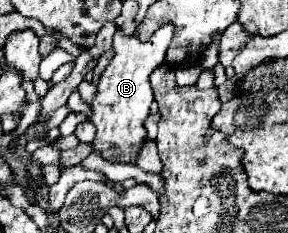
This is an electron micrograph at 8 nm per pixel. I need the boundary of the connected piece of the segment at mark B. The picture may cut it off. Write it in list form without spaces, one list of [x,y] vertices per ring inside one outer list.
[[[161,27],[145,43],[135,39],[135,35],[123,35],[121,31],[115,33],[113,37],[115,57],[111,59],[105,73],[101,75],[97,85],[97,95],[89,103],[91,105],[89,121],[97,129],[97,135],[93,139],[93,151],[97,151],[105,161],[129,163],[129,165],[137,161],[139,151],[147,139],[143,121],[147,119],[149,105],[153,103],[149,75],[163,63],[173,31],[175,31],[173,27]]]

